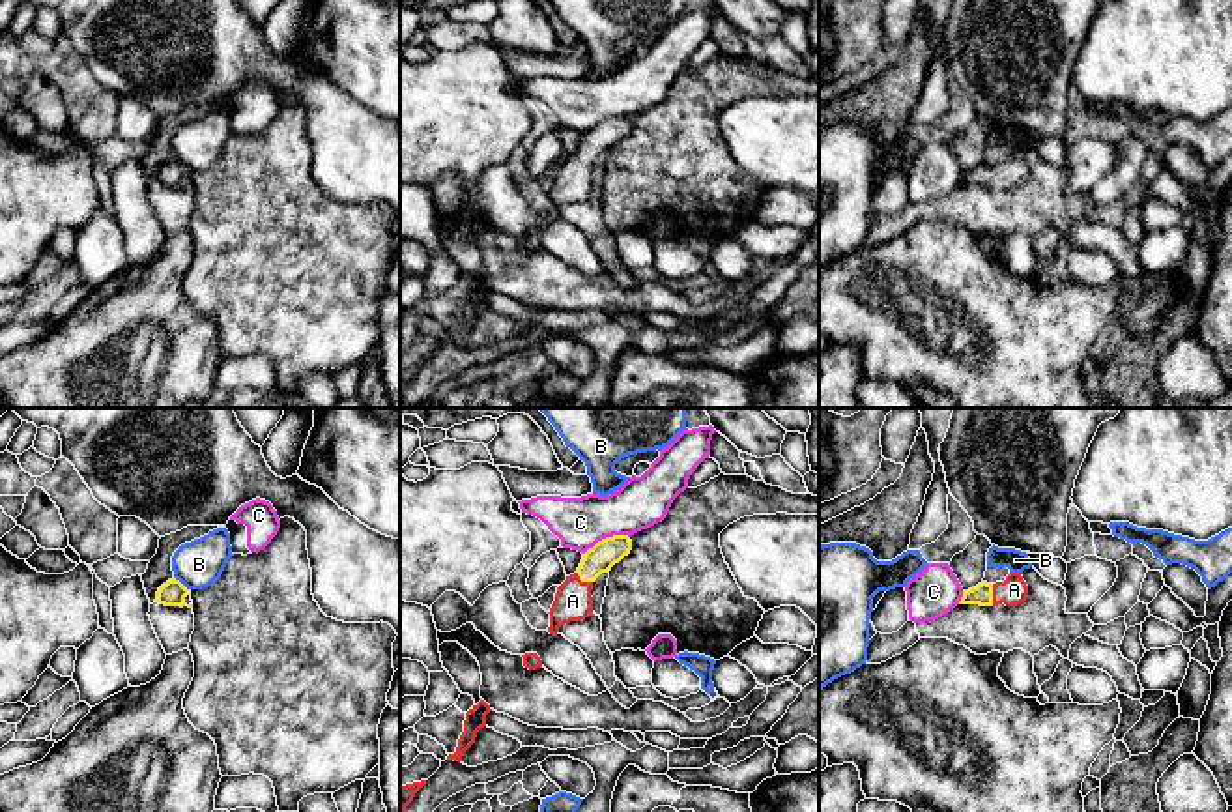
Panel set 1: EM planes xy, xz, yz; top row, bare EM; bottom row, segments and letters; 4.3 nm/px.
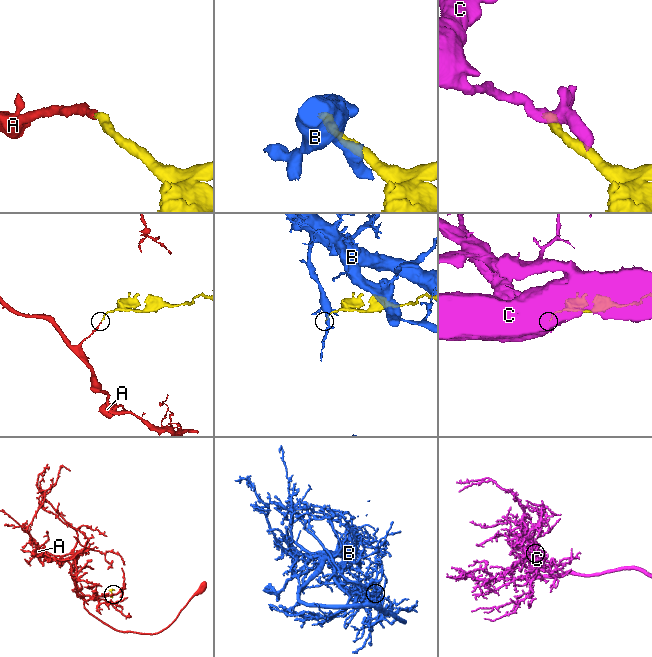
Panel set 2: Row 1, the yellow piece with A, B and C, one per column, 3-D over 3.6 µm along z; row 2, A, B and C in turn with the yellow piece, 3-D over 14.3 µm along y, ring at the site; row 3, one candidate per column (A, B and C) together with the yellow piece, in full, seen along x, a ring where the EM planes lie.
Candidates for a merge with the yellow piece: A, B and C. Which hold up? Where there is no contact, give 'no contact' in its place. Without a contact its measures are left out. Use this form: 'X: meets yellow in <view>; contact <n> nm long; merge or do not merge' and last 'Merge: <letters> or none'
A: meets yellow in yz; contact 100 nm long; merge
B: meets yellow in xy; contact 90 nm long; do not merge
C: meets yellow in xz; contact 220 nm long; do not merge
Merge: A

